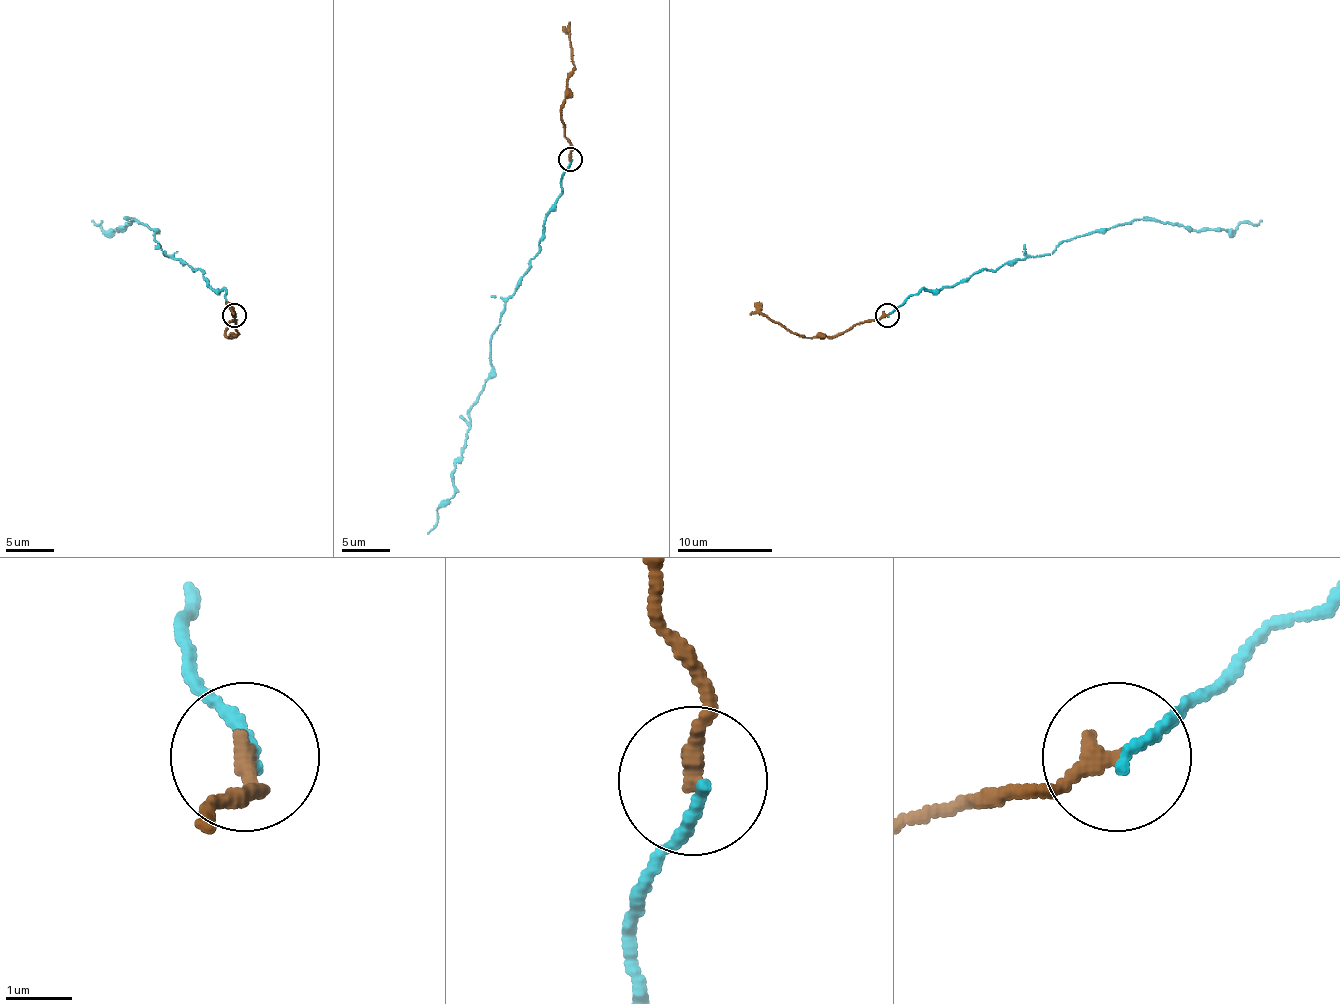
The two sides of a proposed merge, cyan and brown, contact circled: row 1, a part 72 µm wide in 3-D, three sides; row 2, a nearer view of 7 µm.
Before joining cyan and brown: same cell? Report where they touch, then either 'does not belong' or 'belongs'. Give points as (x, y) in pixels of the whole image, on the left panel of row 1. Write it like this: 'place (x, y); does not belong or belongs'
place (234, 315); belongs

